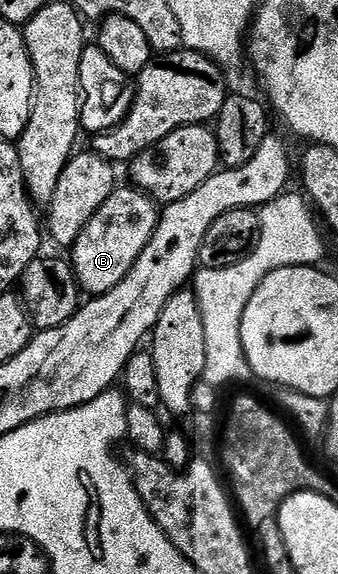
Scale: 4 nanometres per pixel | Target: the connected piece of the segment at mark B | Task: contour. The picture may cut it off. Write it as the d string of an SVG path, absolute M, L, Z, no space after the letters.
M118 186L113 190L110 198L102 202L98 214L94 214L82 234L78 234L76 243L70 249L70 263L76 272L80 291L89 297L101 296L114 290L114 286L118 286L118 282L130 274L142 250L146 250L160 220L156 201L135 186L127 187Z

